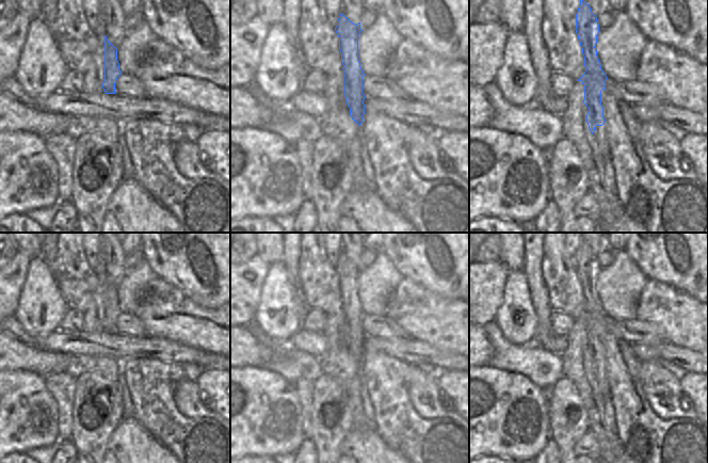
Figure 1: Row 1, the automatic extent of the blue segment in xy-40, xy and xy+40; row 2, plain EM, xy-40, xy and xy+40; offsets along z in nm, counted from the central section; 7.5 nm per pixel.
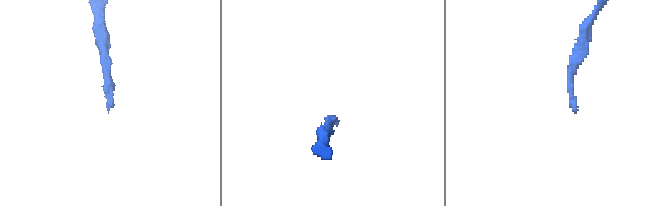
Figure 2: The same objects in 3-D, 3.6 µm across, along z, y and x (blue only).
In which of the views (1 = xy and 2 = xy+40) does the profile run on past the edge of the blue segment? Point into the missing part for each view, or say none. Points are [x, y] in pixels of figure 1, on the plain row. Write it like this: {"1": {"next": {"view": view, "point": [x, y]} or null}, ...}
{"1": {"next": null}, "2": {"next": {"view": "xy+40", "point": [599, 373]}}}

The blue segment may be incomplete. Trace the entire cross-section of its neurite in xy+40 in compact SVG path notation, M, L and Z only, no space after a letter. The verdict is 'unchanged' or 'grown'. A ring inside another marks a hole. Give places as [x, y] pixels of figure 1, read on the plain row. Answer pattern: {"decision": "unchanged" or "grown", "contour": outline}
{"decision": "grown", "contour": "M582 237L576 253L575 269L582 287L585 306L584 313L577 320L581 320L584 325L584 338L582 341L589 347L586 362L593 373L593 379L601 389L605 402L610 397L610 387L606 379L601 330L606 329L608 316L601 308L595 287L599 272L597 256L591 251L591 246Z"}

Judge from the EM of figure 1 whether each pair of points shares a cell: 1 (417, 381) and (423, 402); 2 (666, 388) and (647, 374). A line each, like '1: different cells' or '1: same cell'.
1: same cell
2: same cell

